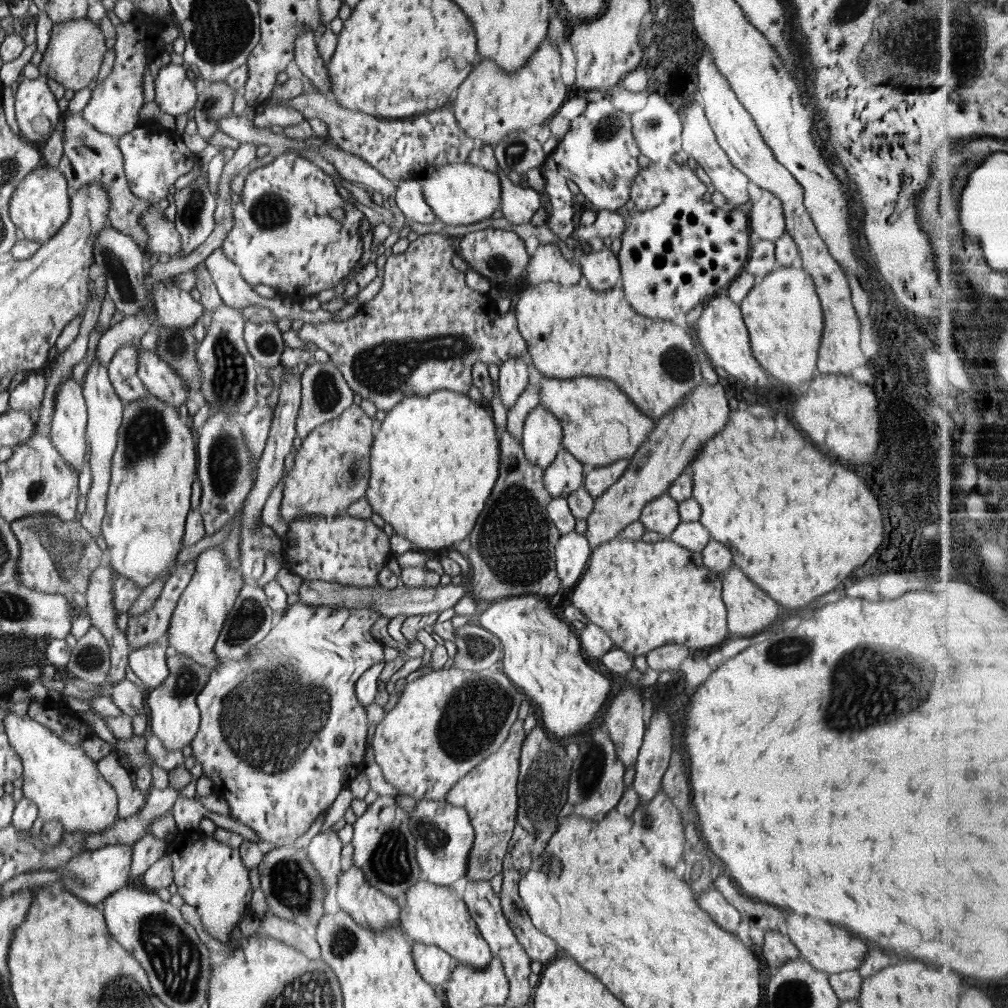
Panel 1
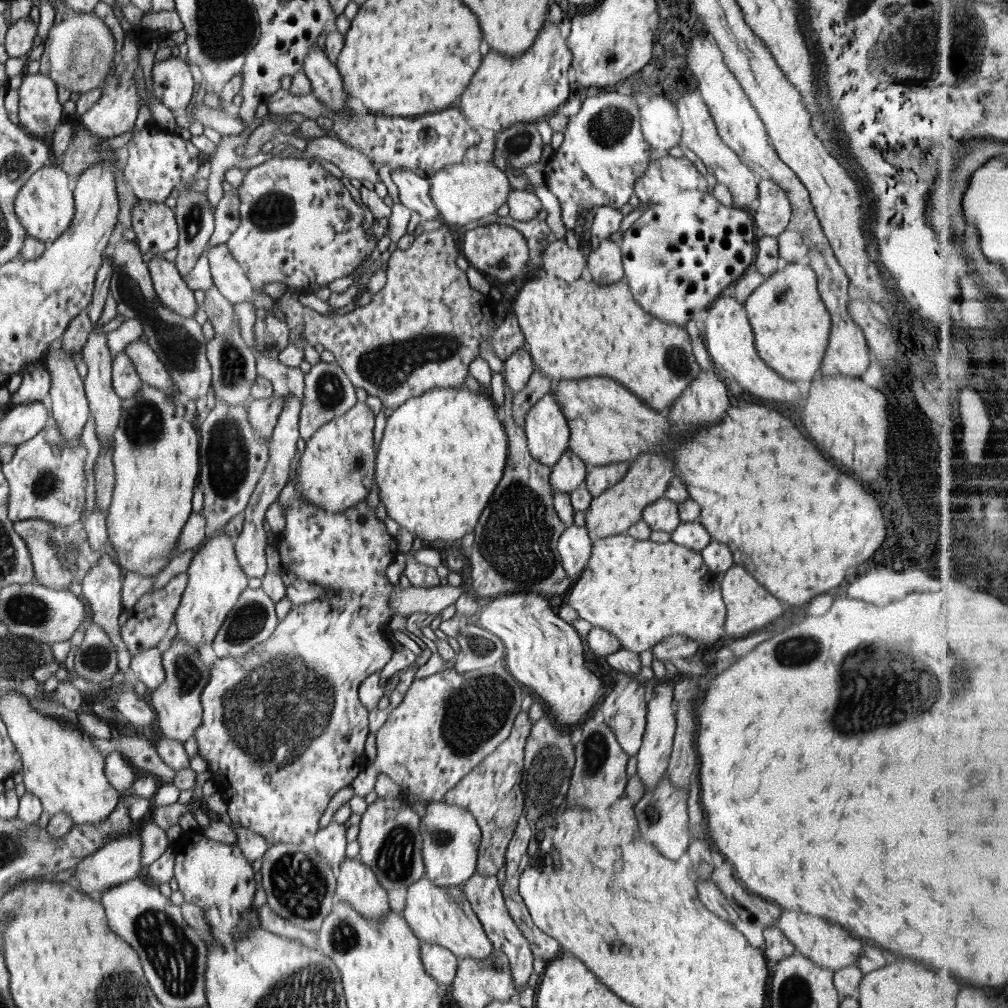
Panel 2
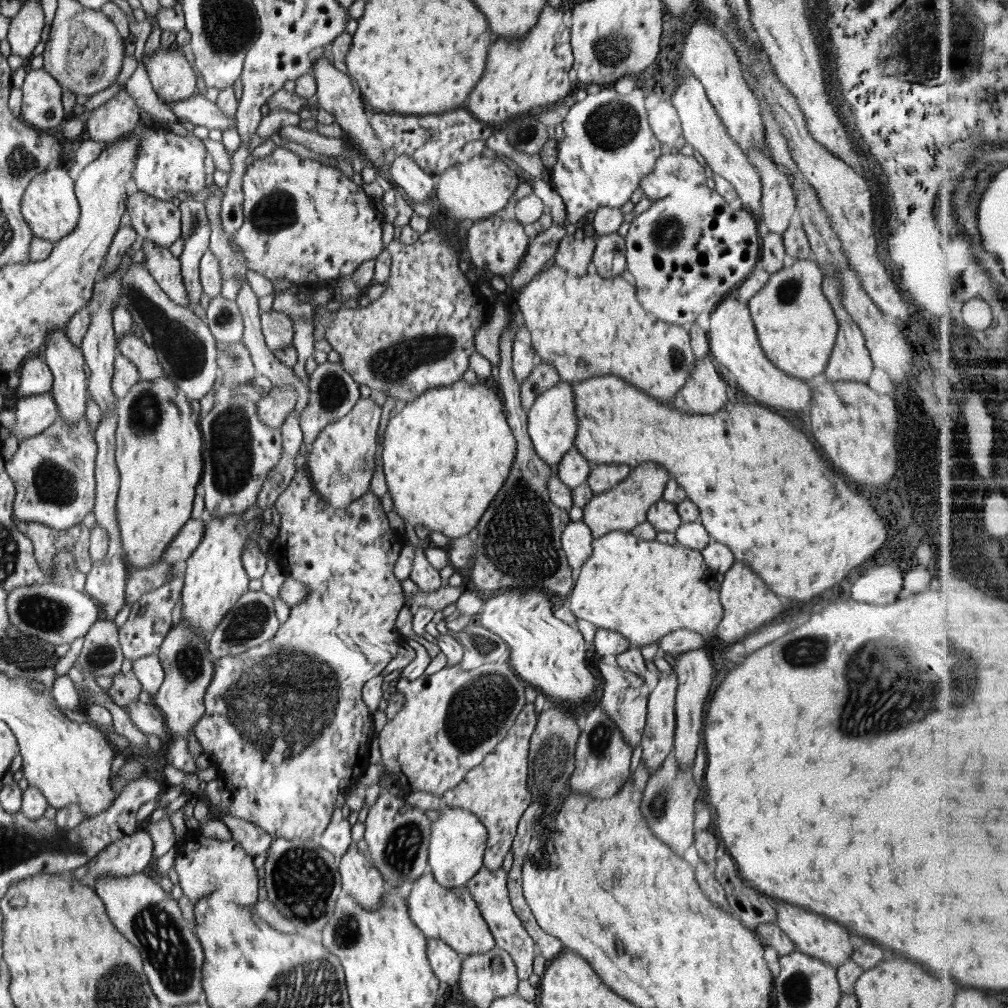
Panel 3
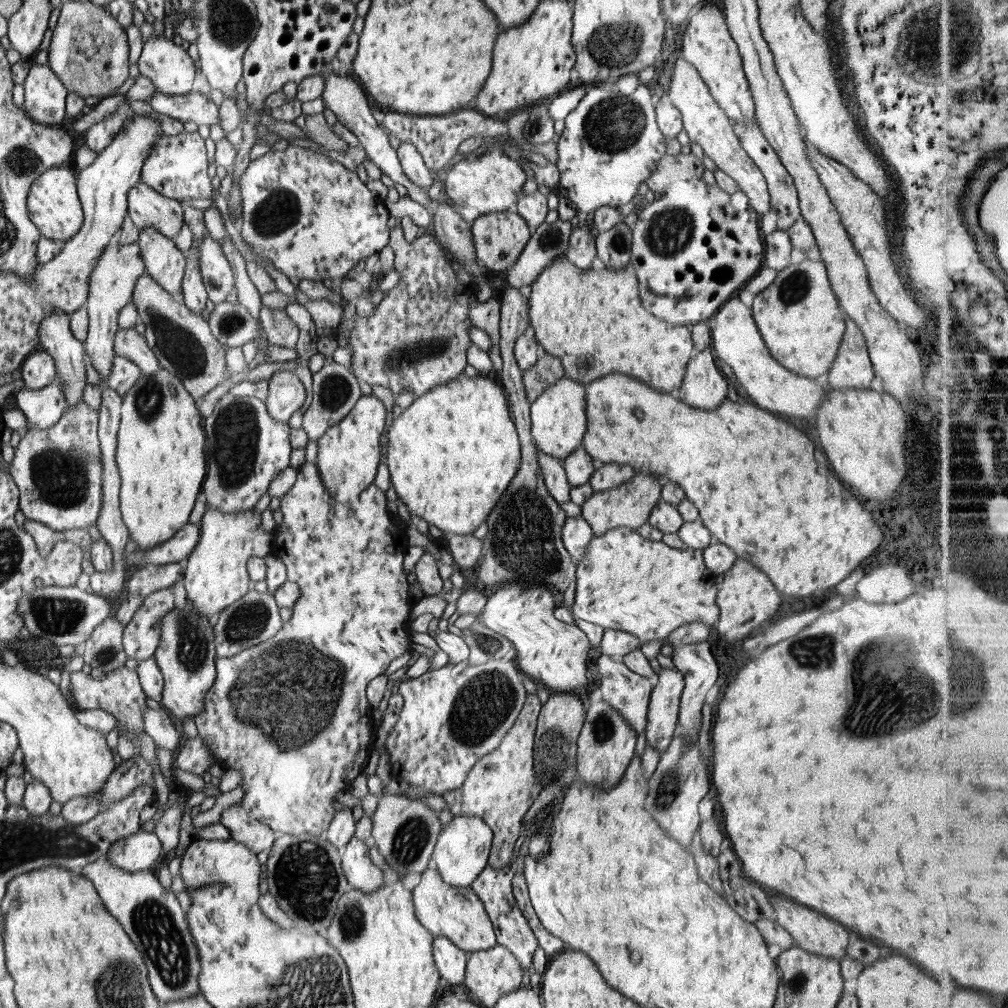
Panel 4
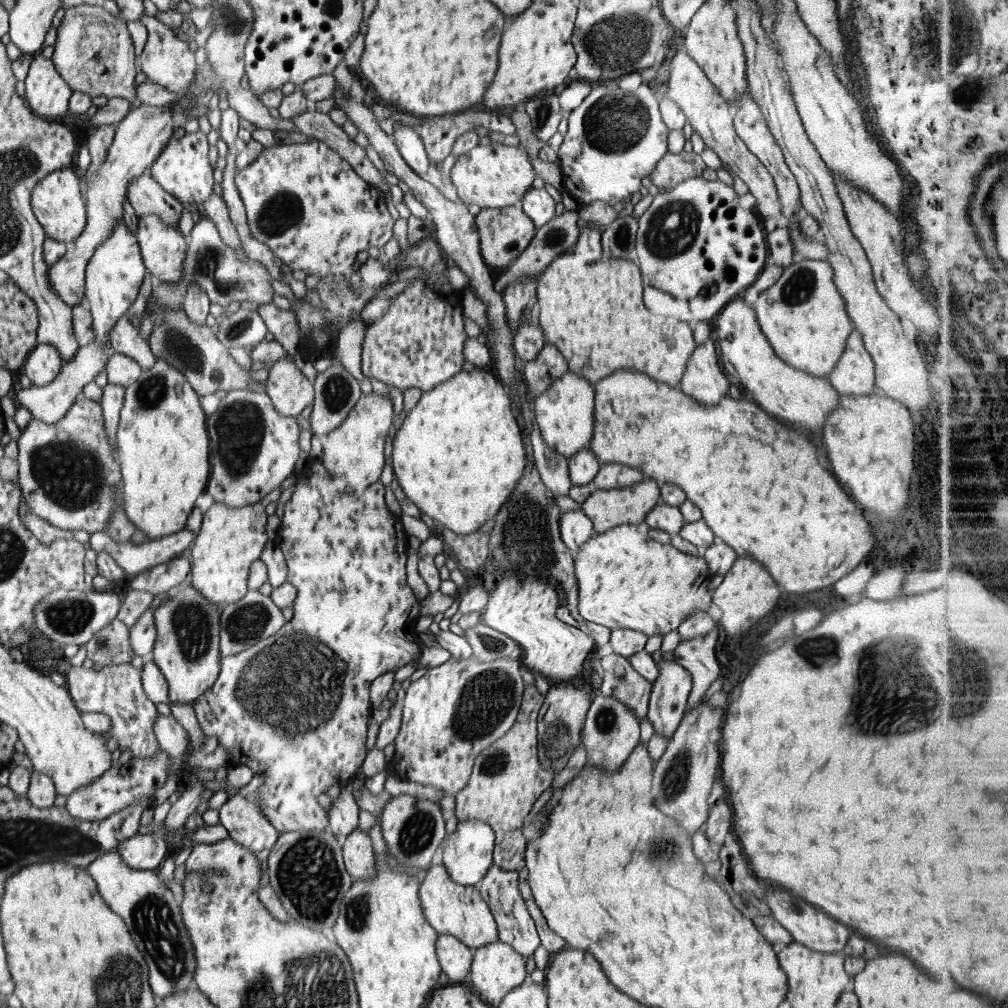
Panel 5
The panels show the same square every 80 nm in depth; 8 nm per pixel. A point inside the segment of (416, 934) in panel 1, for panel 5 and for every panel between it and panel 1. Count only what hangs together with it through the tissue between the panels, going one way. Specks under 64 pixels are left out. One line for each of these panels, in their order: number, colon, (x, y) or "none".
2: (441, 915)
3: (451, 915)
4: (457, 913)
5: (453, 909)

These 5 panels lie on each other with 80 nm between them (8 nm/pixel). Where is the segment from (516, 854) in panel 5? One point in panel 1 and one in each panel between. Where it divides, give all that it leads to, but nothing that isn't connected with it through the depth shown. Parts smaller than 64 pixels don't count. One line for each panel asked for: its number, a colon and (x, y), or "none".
1: (488, 792)
2: (492, 792)
3: (496, 791)
4: (502, 786)

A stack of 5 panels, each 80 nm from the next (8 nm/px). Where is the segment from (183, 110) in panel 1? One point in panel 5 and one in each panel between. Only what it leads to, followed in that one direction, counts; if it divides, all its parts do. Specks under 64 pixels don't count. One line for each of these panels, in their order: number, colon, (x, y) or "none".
2: (172, 82)
3: (172, 77)
4: (171, 70)
5: (166, 59)

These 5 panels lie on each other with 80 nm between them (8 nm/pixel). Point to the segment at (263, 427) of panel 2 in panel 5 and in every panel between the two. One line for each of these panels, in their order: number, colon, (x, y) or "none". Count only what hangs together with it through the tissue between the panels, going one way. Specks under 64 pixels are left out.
3: (273, 409)
4: (286, 394)
5: (290, 390)

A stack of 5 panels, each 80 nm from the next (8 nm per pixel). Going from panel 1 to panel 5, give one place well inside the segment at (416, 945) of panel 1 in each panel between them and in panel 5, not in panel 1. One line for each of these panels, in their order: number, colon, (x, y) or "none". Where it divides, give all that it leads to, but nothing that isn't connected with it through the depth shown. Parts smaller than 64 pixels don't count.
2: (440, 963)
3: (445, 962)
4: (450, 961)
5: (455, 958)

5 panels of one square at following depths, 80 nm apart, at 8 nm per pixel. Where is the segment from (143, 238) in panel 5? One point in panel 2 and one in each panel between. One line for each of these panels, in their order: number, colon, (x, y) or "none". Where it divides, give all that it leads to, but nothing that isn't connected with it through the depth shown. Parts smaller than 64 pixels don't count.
2: (167, 282)
3: (166, 269)
4: (165, 263)

